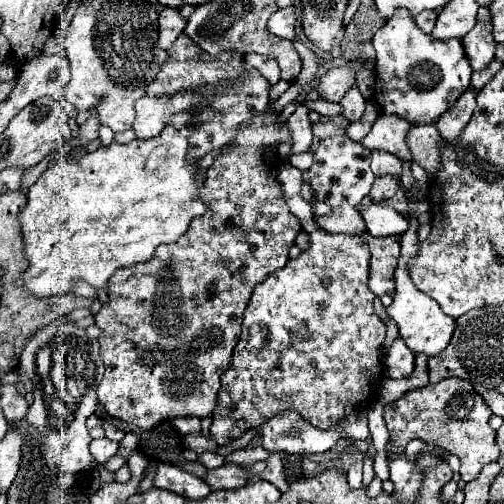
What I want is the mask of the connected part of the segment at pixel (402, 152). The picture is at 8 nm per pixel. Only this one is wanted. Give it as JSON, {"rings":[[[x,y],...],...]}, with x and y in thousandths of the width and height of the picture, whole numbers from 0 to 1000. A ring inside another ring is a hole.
{"rings":[[[756,224],[716,284],[728,296],[756,296],[756,300],[780,304],[792,315],[815,315],[815,300],[804,284],[804,268],[812,252],[815,252],[812,240],[788,228]]]}

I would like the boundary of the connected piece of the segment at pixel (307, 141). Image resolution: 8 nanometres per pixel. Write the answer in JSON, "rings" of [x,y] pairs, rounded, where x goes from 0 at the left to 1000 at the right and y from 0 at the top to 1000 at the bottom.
{"rings":[[[589,208],[585,224],[569,236],[565,248],[569,248],[573,264],[577,264],[577,280],[581,280],[577,296],[581,296],[581,304],[613,300],[621,268],[617,268],[617,240],[609,232],[609,216],[601,208]]]}

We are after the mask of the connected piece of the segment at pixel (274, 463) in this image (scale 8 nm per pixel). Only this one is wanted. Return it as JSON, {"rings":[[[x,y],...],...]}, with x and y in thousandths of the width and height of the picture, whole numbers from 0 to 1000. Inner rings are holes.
{"rings":[[[534,899],[530,927],[522,935],[522,950],[538,954],[550,970],[558,970],[558,978],[569,974],[569,950],[562,942],[562,915],[558,915],[554,899]]]}

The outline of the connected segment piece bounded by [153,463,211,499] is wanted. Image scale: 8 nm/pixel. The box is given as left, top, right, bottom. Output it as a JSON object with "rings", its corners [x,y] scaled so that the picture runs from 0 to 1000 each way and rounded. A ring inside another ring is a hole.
{"rings":[[[319,919],[312,927],[304,966],[331,970],[331,974],[343,974],[343,978],[375,986],[375,990],[399,990],[419,978],[415,962],[407,962],[403,950],[395,950],[371,935],[359,935],[347,923],[327,923],[327,919]]]}

